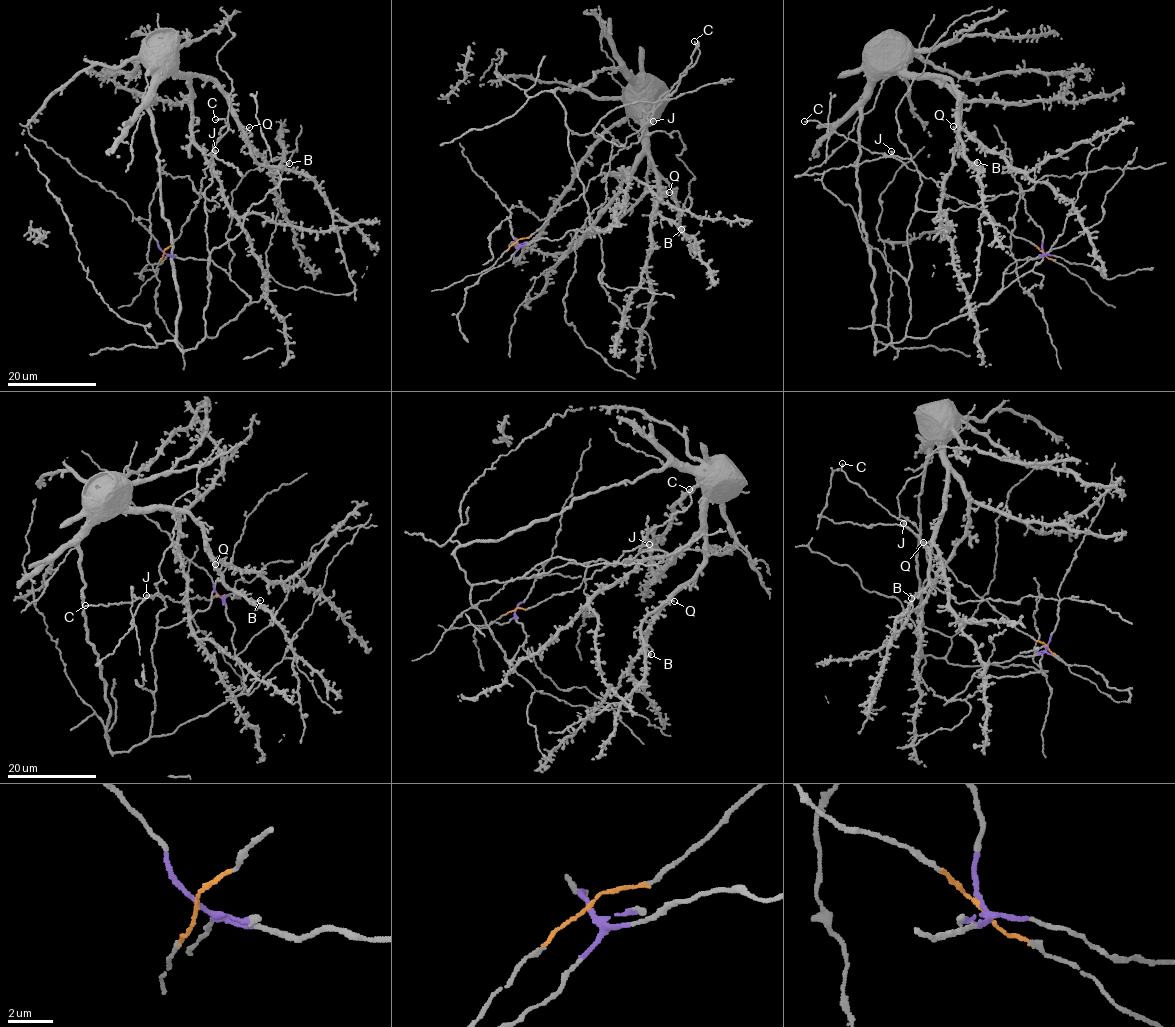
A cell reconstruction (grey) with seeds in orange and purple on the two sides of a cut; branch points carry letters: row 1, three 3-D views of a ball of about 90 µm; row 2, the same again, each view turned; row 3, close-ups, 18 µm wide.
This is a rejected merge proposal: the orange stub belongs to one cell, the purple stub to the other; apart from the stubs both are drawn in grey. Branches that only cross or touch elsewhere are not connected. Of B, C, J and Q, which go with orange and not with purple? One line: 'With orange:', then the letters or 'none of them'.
With orange: C, J

